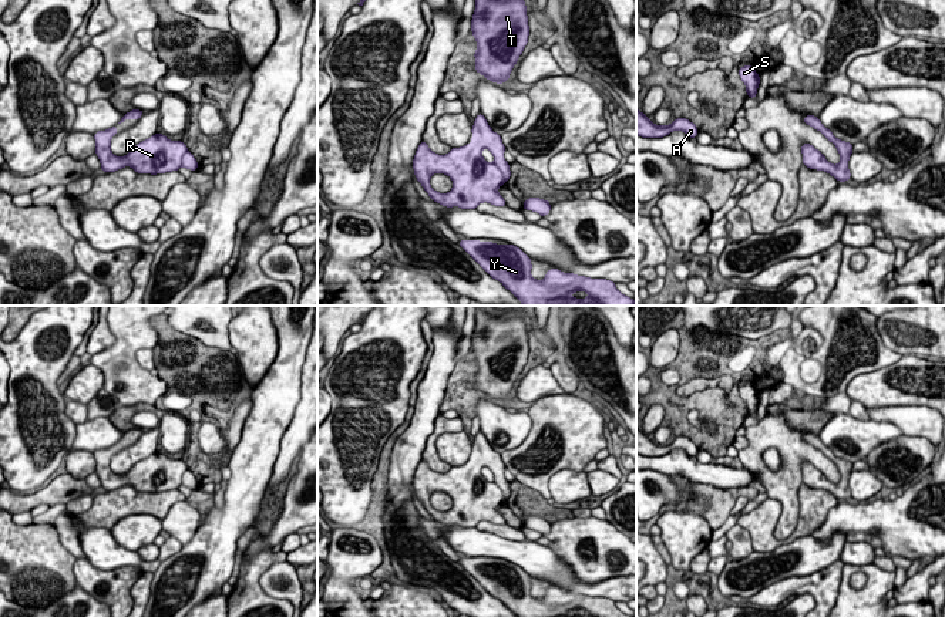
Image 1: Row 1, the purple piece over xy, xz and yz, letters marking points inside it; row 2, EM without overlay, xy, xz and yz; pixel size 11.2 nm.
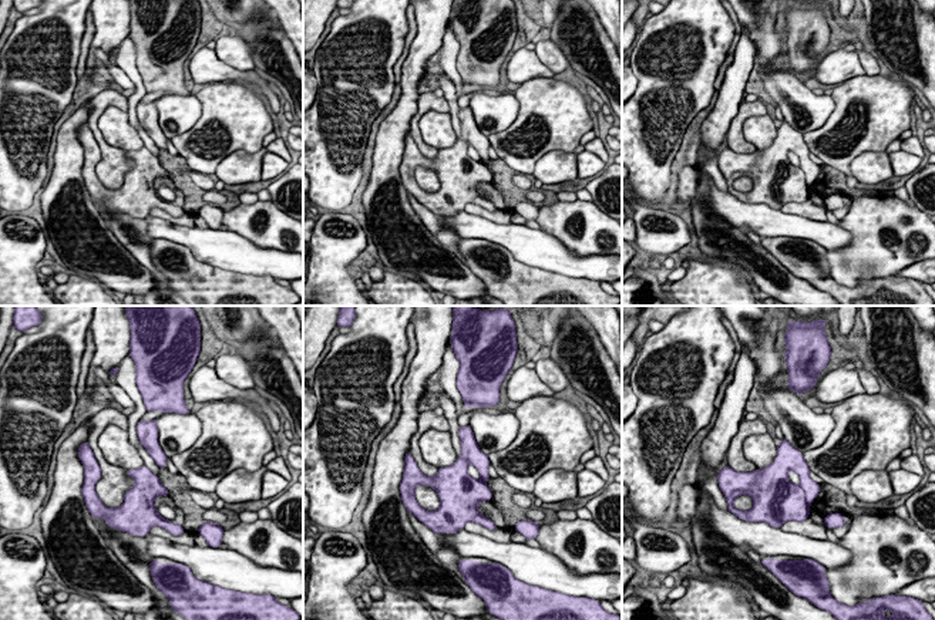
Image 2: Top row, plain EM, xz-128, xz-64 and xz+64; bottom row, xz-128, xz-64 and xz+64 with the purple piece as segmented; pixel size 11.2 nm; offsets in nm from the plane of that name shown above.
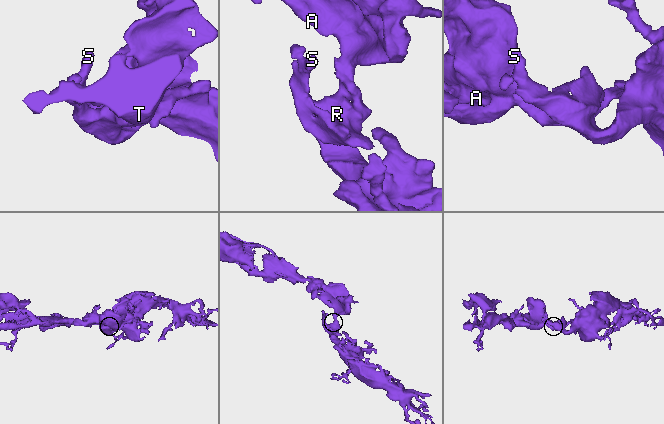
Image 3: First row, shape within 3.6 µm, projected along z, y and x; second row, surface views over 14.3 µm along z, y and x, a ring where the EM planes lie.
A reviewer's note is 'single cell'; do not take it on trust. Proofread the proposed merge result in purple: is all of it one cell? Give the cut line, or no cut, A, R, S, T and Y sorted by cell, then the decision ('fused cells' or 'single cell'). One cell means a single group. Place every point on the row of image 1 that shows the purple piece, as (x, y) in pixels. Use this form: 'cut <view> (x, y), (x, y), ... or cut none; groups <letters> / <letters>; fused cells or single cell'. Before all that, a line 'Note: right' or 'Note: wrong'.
Note: right
cut none; groups A R S T Y; single cell

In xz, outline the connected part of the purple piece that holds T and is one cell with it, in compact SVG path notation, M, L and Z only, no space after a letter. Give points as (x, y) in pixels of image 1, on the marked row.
M475 0L471 31L477 40L475 71L504 84L528 43L525 1Z

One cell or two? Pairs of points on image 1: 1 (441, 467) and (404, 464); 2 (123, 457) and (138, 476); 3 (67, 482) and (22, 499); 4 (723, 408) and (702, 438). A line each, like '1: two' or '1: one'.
1: two
2: one
3: one
4: one

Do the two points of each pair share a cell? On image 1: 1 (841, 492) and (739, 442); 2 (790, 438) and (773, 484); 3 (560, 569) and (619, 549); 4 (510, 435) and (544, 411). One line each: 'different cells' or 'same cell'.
1: different cells
2: same cell
3: different cells
4: different cells

